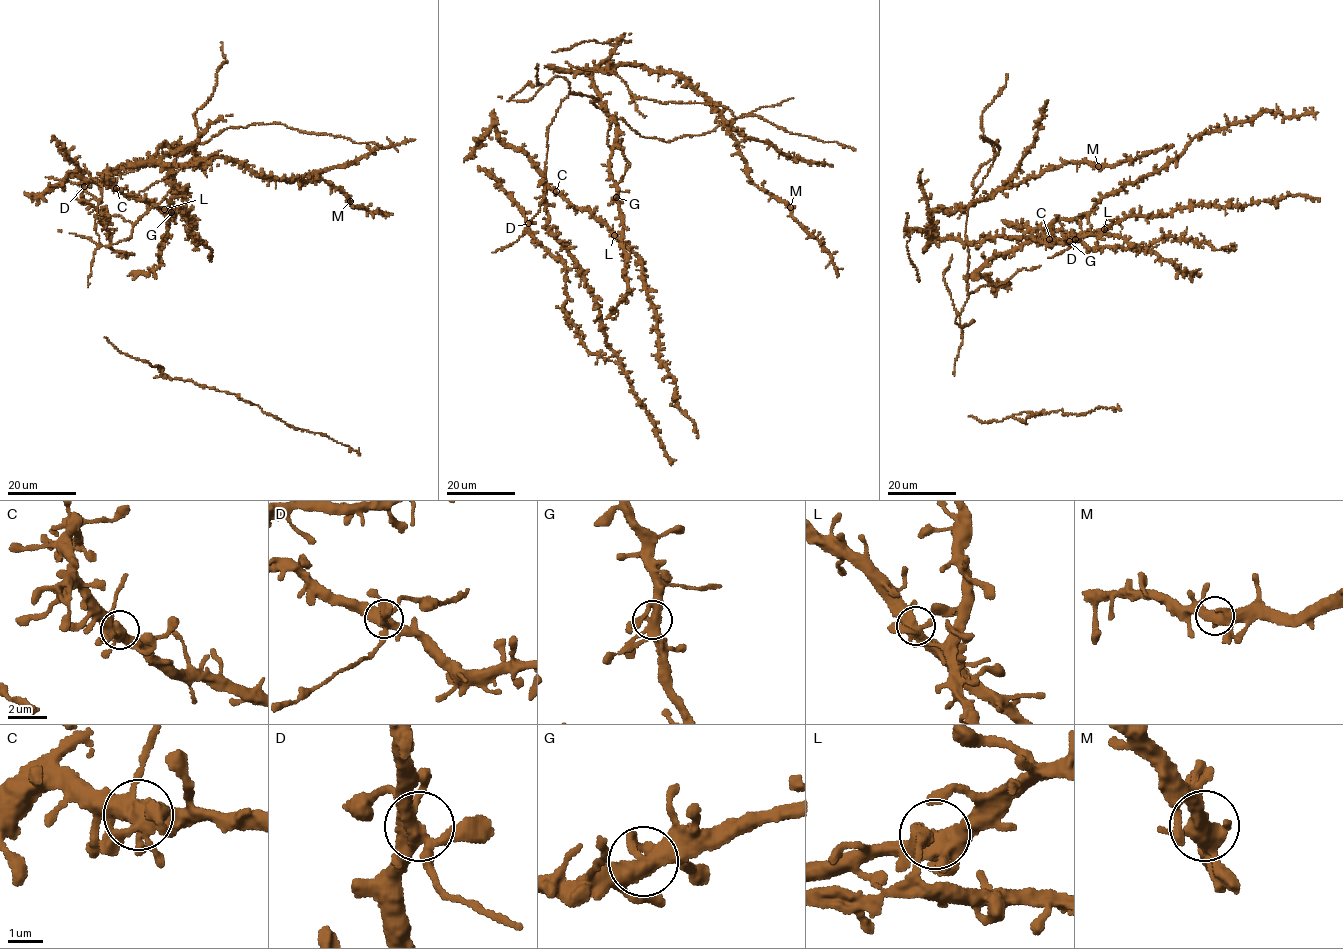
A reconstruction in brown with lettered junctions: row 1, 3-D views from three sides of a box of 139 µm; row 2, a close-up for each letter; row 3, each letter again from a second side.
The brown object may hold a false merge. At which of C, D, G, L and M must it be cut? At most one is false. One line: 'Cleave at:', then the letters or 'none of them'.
Cleave at: none of them

